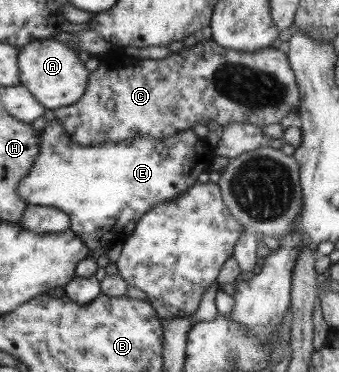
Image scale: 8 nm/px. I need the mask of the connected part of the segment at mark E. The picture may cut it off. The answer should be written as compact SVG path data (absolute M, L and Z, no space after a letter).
M54 118L41 130L43 143L41 153L32 167L30 174L19 184L18 194L29 206L55 207L67 213L72 221L72 230L85 241L91 250L109 247L122 237L123 227L130 221L136 221L161 202L172 201L181 197L185 191L195 185L195 178L208 172L214 156L207 150L199 150L199 137L192 129L175 133L163 139L149 135L117 142L81 145L65 131L65 127Z

